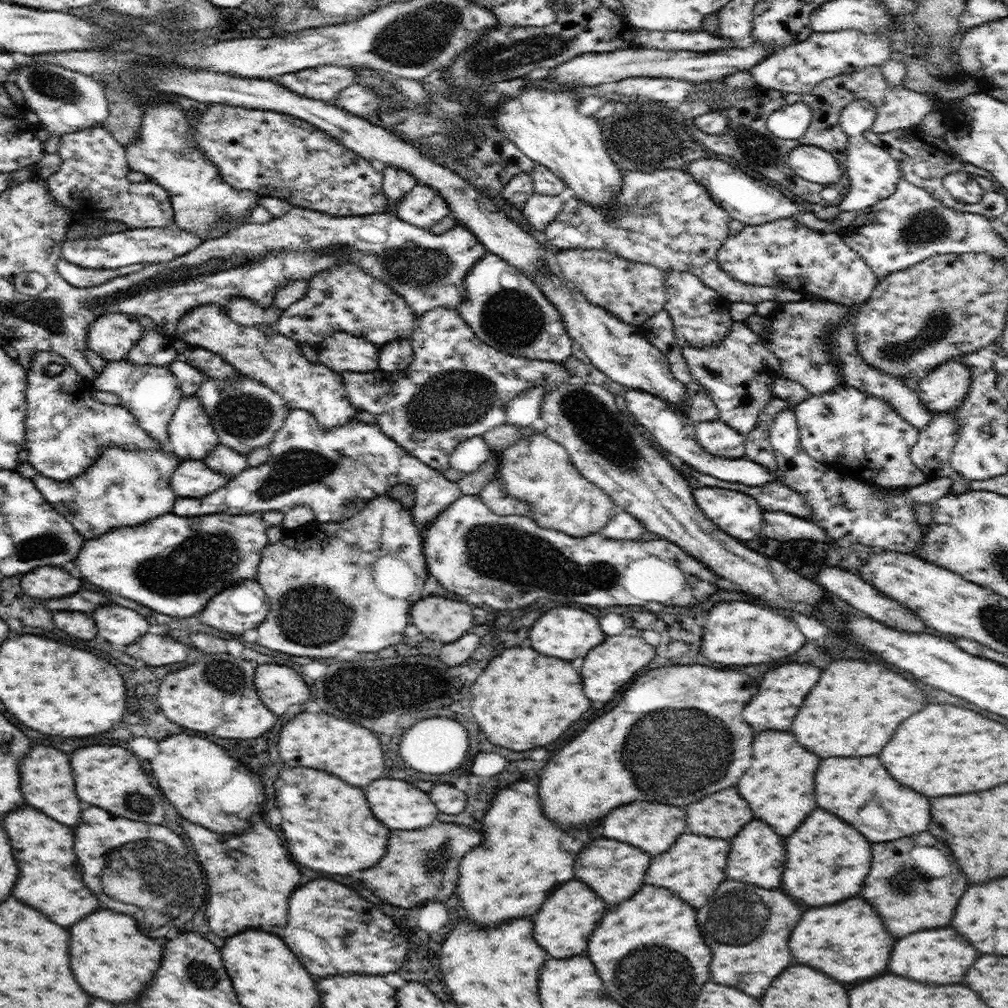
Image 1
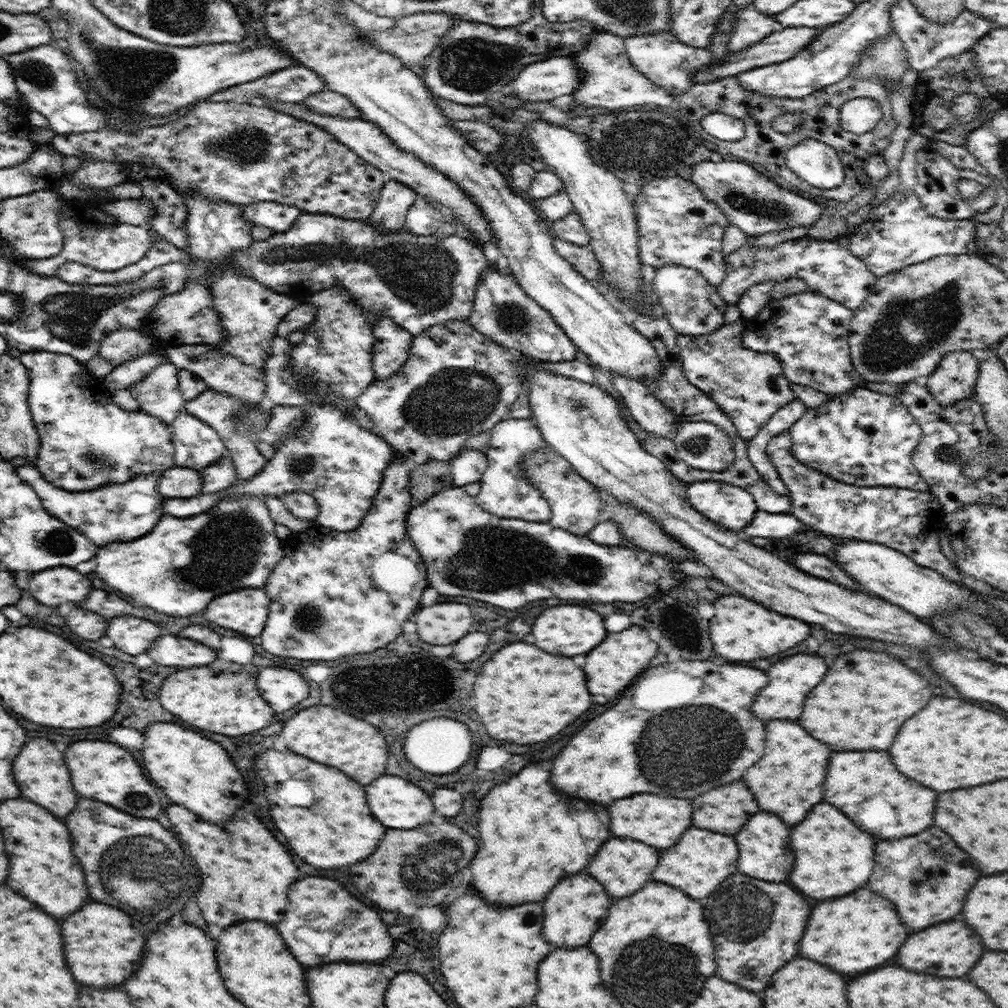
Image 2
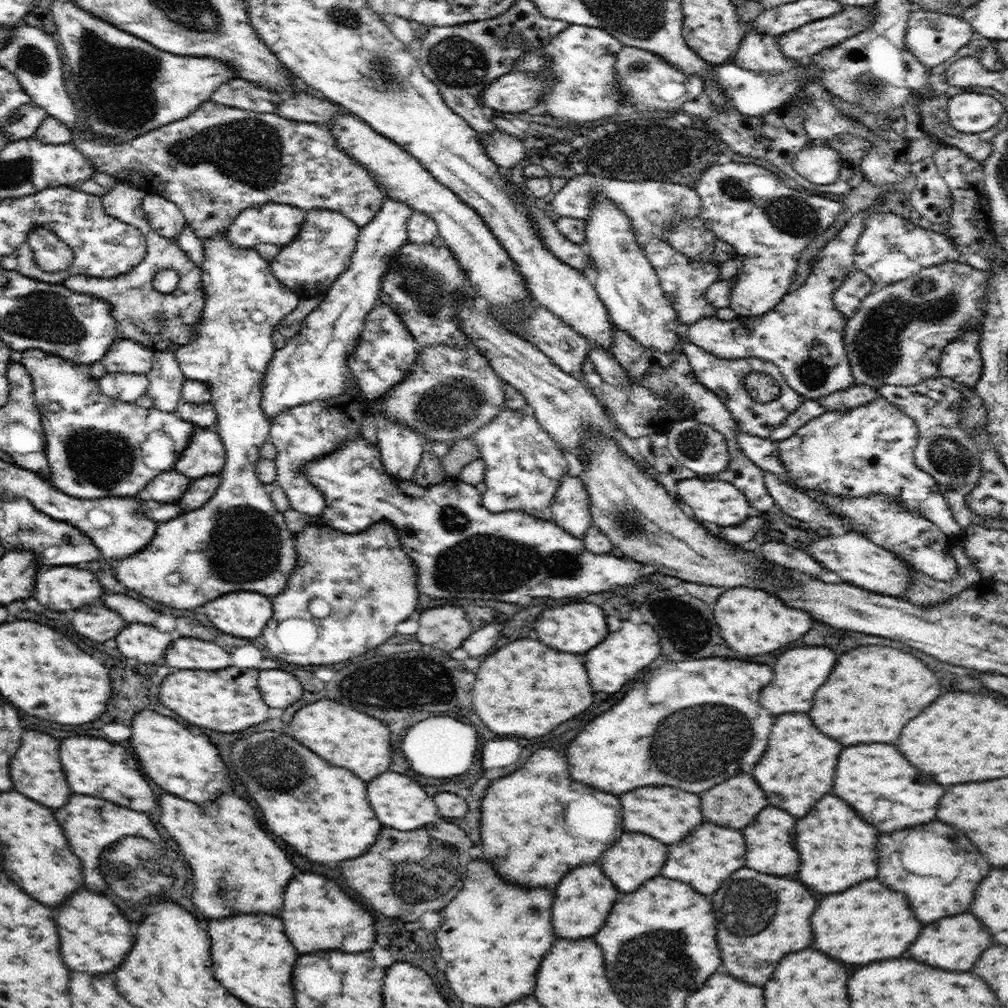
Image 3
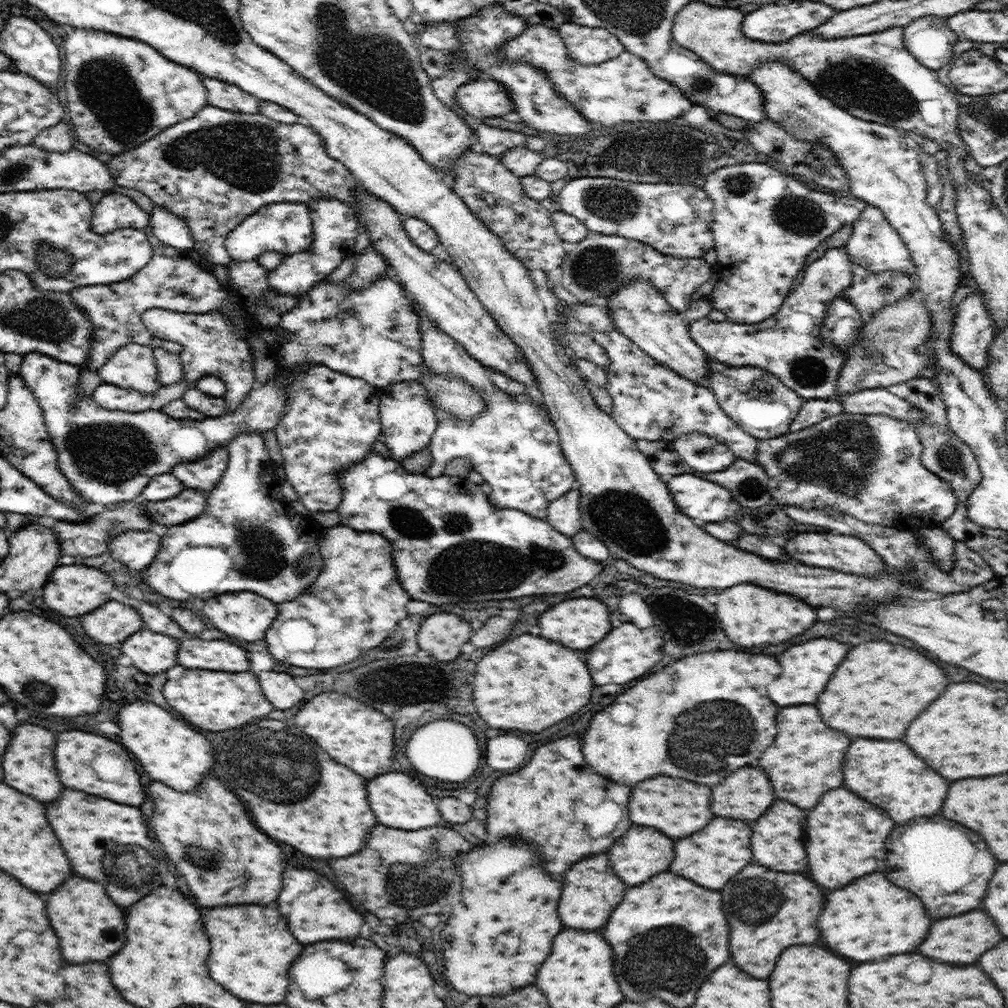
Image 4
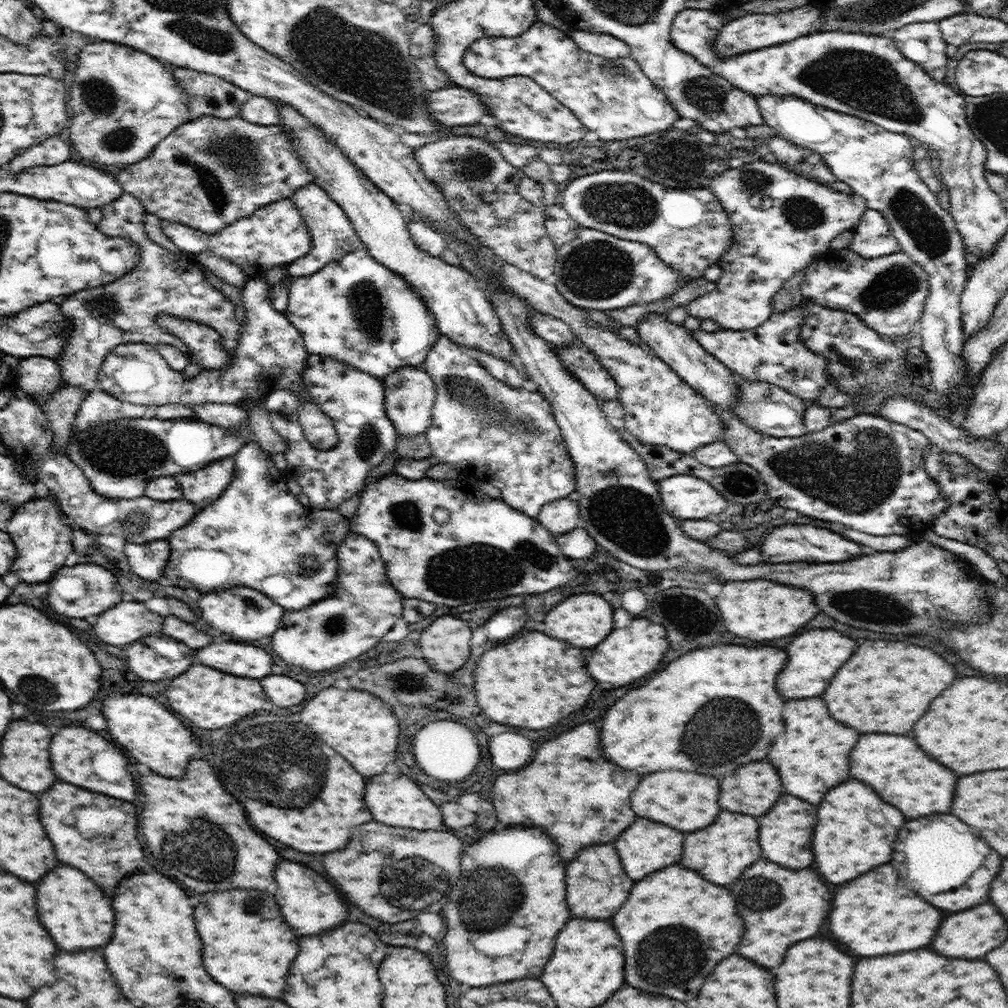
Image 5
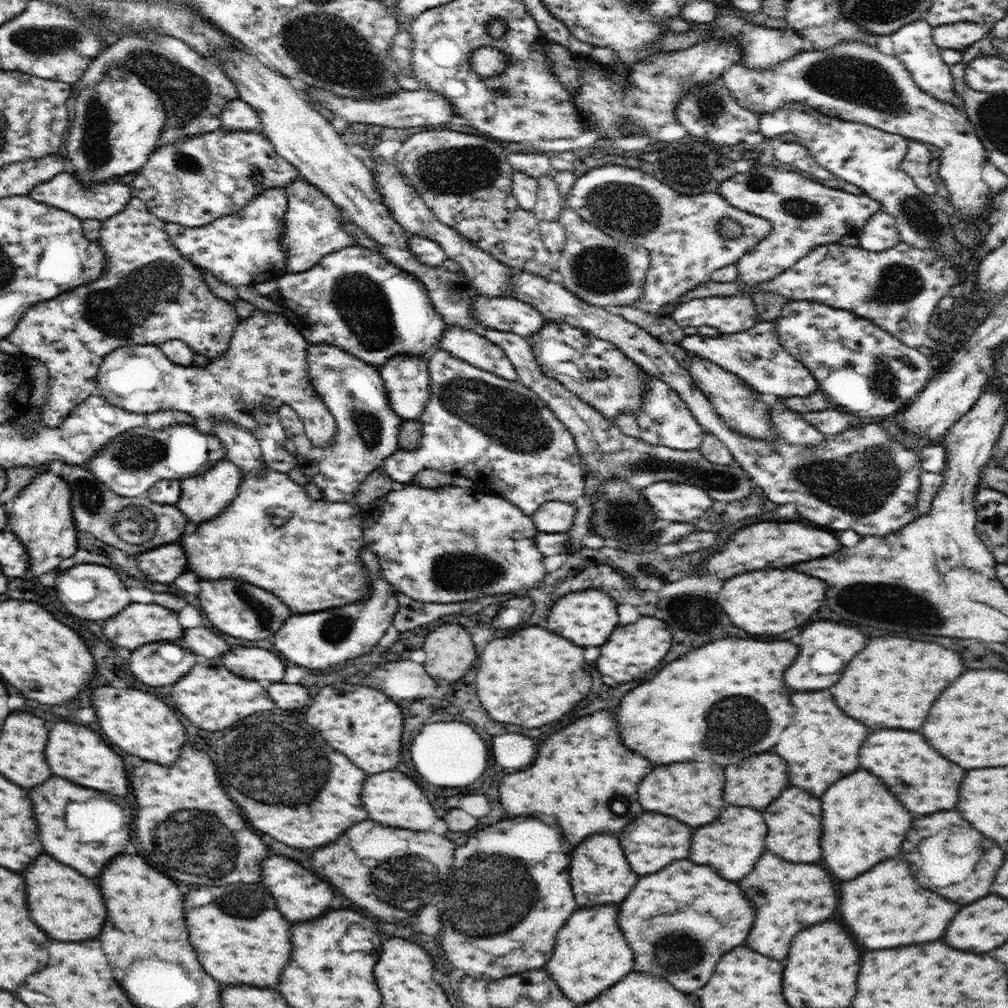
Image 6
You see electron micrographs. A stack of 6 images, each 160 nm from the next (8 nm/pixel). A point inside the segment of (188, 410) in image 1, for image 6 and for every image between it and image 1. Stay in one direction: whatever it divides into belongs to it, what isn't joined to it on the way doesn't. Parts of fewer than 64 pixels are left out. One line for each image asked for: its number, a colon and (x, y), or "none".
2: (196, 445)
3: (204, 455)
4: (204, 474)
5: (202, 487)
6: (203, 497)

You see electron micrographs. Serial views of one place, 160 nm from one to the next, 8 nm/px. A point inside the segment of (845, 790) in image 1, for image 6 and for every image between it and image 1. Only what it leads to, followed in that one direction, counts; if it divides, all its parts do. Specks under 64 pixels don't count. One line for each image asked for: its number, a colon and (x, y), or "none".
2: (865, 785)
3: (875, 780)
4: (886, 772)
5: (897, 768)
6: (916, 774)

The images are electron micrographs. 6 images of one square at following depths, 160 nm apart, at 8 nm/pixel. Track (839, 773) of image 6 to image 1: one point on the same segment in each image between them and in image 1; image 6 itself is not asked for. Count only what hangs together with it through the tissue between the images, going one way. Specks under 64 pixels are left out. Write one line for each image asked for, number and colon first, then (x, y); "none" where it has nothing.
1: (779, 786)
2: (789, 780)
3: (798, 768)
4: (805, 760)
5: (813, 755)

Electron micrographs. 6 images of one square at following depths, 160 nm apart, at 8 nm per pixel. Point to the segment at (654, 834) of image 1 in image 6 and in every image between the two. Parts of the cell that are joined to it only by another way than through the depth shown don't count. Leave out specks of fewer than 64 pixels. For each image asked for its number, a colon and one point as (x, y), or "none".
2: (655, 820)
3: (668, 814)
4: (678, 808)
5: (688, 801)
6: (692, 792)

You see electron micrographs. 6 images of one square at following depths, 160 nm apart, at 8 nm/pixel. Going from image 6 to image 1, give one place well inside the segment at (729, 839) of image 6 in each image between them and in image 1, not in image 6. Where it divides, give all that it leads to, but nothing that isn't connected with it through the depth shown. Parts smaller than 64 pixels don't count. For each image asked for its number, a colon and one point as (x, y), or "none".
1: (693, 868)
2: (702, 859)
3: (706, 857)
4: (711, 857)
5: (721, 852)

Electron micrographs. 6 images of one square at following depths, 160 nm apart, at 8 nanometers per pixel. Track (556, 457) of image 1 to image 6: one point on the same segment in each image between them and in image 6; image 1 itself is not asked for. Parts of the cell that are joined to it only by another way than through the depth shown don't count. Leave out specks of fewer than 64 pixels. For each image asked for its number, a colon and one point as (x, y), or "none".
2: (575, 505)
3: (571, 507)
4: (563, 514)
5: (560, 516)
6: (555, 516)

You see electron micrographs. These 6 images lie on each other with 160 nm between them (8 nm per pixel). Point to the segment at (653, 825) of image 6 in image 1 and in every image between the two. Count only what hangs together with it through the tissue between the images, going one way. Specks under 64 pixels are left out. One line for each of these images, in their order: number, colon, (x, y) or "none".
1: (625, 875)
2: (622, 866)
3: (635, 858)
4: (642, 852)
5: (645, 847)

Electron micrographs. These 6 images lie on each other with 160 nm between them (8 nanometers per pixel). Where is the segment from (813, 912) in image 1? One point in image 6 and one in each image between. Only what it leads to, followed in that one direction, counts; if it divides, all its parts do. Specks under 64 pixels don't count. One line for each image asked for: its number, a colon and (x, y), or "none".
2: (862, 930)
3: (869, 922)
4: (877, 918)
5: (877, 914)
6: (875, 924)

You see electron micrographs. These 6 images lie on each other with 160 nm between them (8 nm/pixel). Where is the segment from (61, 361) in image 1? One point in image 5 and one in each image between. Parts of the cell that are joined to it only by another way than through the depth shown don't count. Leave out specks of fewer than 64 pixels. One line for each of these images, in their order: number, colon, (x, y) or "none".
2: (87, 441)
3: (97, 446)
4: (108, 456)
5: (120, 457)

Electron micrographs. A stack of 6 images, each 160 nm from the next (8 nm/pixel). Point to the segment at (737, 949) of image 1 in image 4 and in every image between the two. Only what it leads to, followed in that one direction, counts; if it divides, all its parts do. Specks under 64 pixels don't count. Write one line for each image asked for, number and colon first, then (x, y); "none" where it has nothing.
2: (757, 926)
3: (765, 917)
4: (783, 908)

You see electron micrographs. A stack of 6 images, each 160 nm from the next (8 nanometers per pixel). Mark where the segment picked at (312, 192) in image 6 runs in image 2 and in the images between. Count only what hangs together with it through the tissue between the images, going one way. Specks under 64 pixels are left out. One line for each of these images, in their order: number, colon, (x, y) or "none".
2: (420, 281)
3: (322, 250)
4: (335, 226)
5: (332, 235)

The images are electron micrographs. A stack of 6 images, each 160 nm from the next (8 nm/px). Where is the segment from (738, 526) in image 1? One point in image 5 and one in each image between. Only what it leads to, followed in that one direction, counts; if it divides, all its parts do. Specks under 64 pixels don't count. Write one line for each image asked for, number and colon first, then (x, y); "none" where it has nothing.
2: (731, 506)
3: (717, 501)
4: (704, 501)
5: (685, 497)

